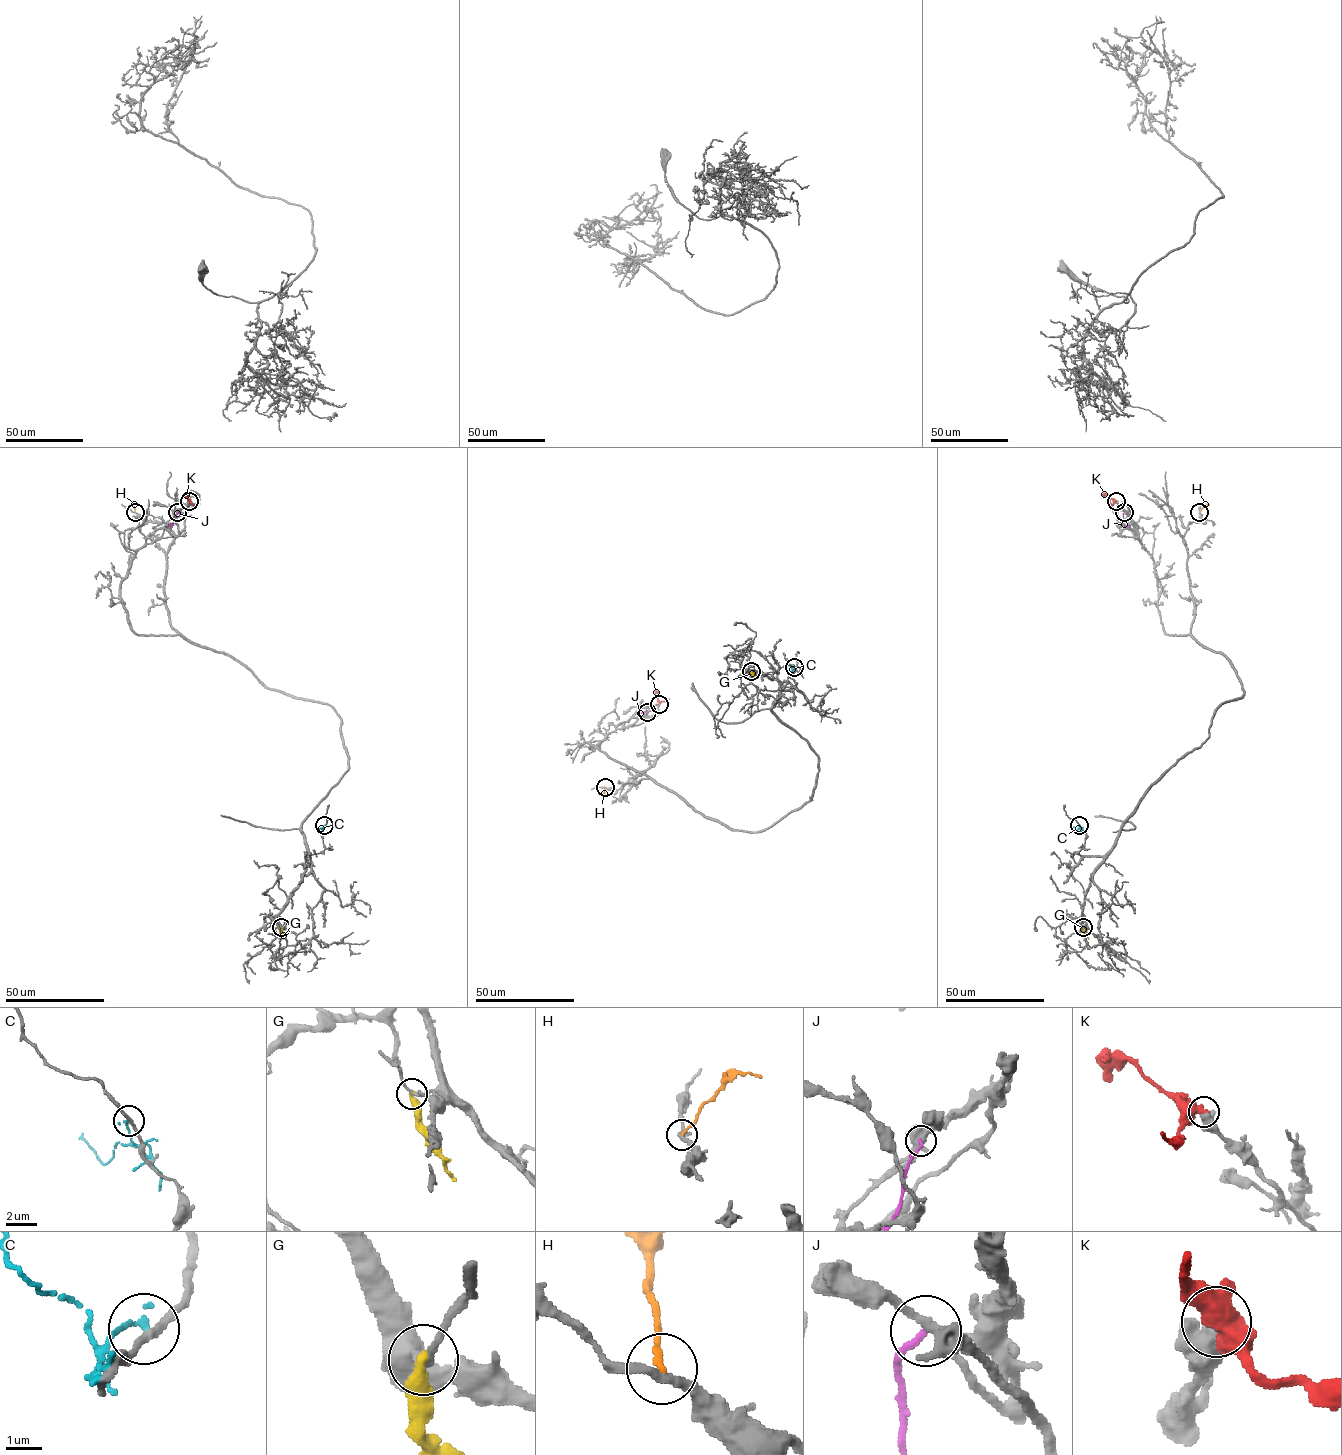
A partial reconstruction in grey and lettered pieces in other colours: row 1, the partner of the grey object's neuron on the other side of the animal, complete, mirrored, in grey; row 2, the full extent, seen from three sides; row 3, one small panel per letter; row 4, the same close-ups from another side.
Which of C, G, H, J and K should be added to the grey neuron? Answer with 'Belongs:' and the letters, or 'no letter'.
Belongs: K

